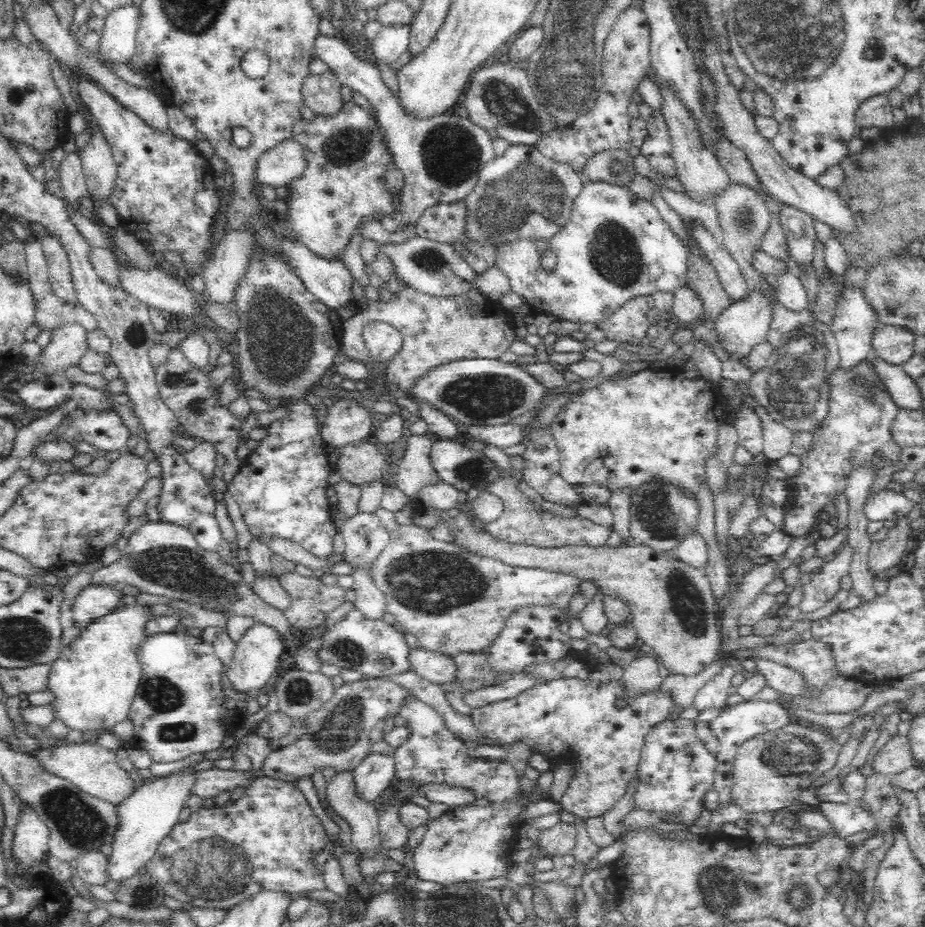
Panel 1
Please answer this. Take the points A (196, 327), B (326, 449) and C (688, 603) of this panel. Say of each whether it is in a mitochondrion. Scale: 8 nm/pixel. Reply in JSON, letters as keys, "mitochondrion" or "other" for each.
{"A":"other","B":"other","C":"mitochondrion"}

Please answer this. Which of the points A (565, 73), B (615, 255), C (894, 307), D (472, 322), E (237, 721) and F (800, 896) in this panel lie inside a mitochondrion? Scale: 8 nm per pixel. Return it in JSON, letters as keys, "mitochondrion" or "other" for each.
{"A":"mitochondrion","B":"mitochondrion","C":"mitochondrion","D":"other","E":"other","F":"mitochondrion"}

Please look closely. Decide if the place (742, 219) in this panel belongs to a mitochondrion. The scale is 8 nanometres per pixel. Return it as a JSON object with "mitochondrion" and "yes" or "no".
{"mitochondrion":"yes"}

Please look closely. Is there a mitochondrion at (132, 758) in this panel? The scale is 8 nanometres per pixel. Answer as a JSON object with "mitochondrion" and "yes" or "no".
{"mitochondrion":"no"}

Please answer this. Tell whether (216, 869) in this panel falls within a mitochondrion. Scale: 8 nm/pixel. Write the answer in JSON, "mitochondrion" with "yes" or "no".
{"mitochondrion":"yes"}

